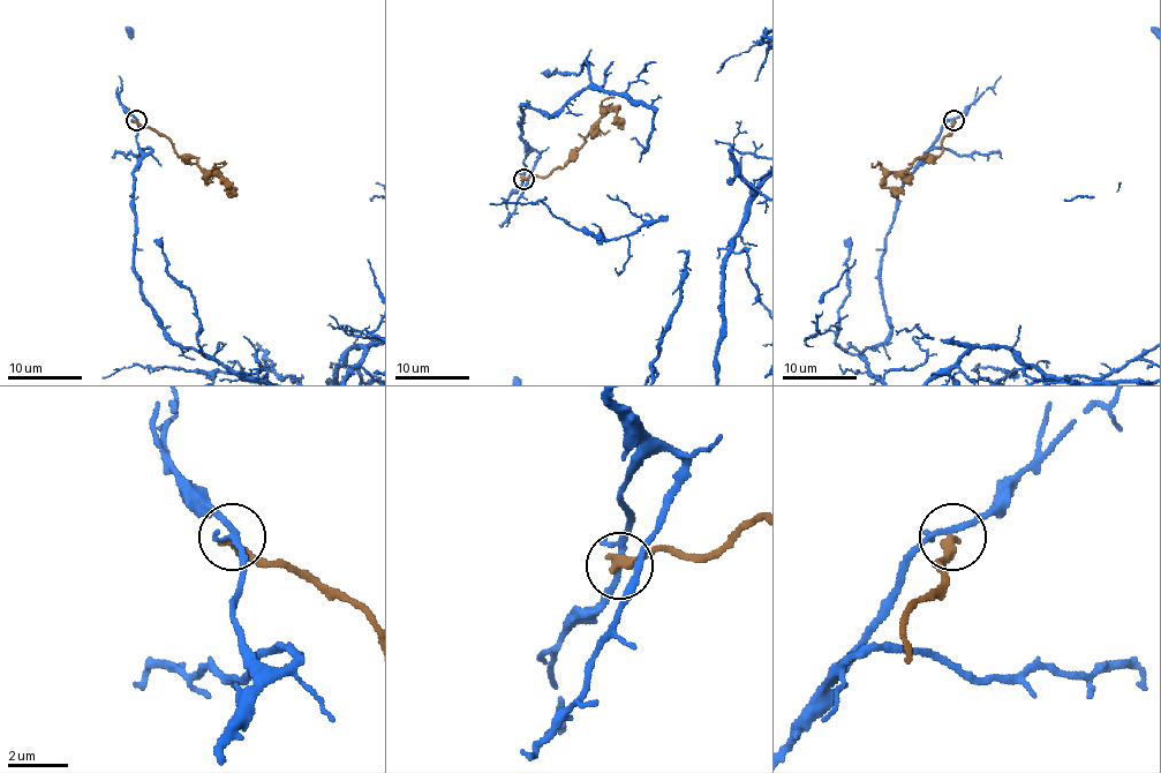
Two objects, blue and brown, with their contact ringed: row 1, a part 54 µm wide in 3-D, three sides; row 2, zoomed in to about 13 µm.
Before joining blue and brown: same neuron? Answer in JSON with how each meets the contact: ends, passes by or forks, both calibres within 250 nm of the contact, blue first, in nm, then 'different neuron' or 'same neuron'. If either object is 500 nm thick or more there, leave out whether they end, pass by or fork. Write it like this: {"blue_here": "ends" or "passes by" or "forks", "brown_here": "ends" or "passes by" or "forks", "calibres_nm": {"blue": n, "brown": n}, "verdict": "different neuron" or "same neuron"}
{"blue_here": "forks", "brown_here": "ends", "calibres_nm": {"blue": 160, "brown": 380}, "verdict": "different neuron"}

